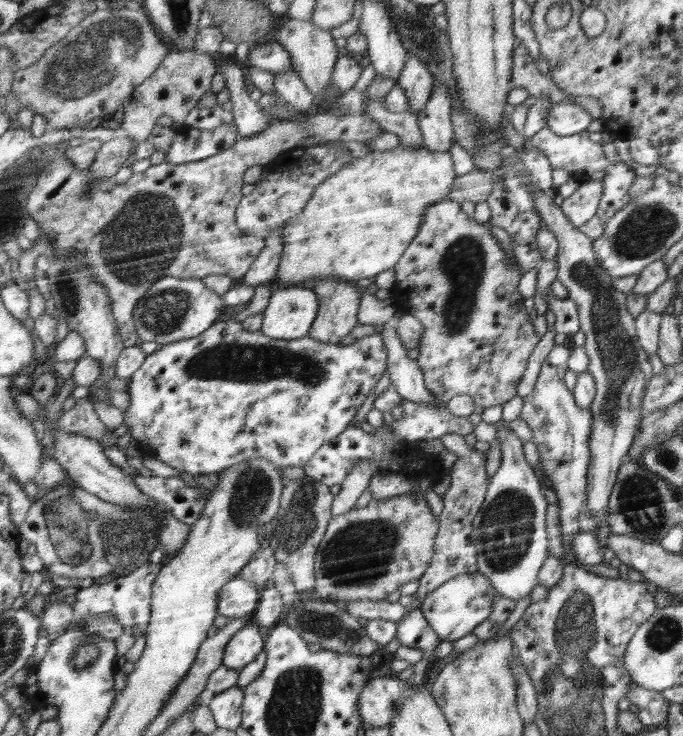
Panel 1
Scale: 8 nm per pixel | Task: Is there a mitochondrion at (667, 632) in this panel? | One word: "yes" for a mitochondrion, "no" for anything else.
yes

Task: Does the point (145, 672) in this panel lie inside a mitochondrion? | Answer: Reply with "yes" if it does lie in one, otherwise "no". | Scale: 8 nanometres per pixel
no

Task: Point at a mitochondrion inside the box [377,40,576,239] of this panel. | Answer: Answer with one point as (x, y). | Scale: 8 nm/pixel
(471, 129)

